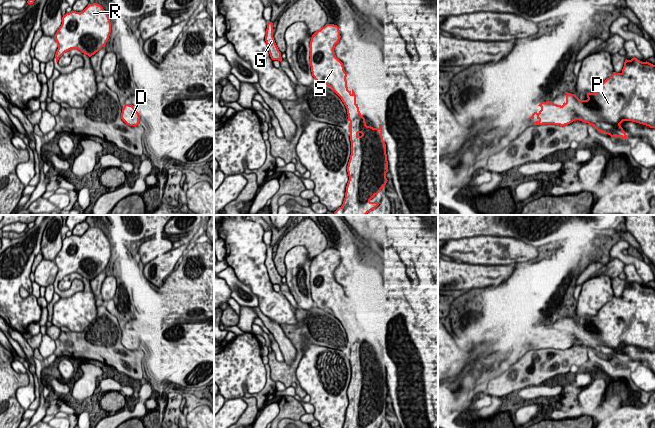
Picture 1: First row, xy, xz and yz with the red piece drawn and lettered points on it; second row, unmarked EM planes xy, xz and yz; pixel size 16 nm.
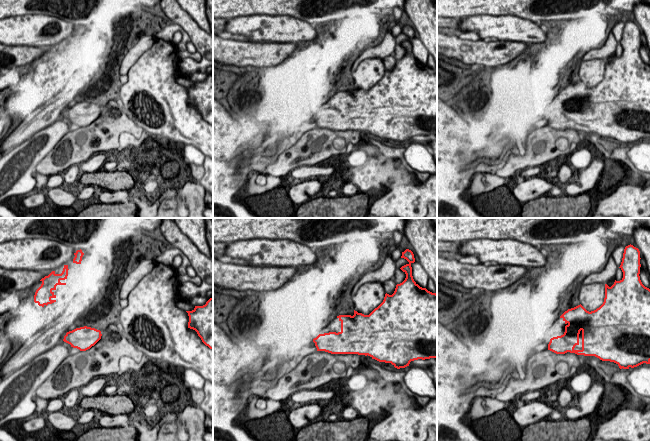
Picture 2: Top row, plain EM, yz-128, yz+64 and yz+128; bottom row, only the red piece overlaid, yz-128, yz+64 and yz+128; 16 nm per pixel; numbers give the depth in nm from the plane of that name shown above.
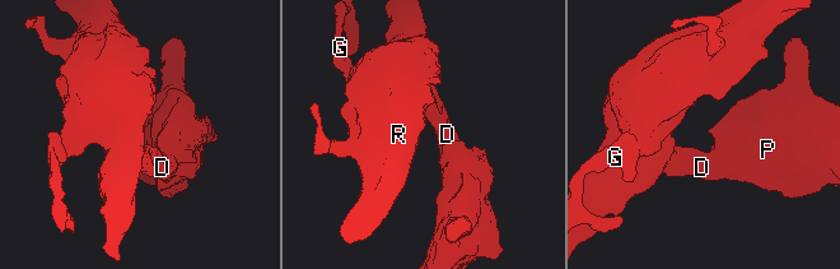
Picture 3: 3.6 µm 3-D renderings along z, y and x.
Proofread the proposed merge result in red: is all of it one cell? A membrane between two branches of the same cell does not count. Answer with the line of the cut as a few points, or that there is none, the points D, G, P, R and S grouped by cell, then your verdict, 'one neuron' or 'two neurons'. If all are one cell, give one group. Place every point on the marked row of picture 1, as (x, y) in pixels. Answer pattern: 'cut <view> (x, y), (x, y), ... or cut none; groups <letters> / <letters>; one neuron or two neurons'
cut none; groups D G P R S; one neuron

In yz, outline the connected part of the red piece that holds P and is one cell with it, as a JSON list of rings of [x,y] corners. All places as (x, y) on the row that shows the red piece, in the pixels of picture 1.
[[[633,57],[625,60],[621,73],[613,72],[598,88],[596,92],[587,93],[587,100],[580,100],[575,94],[565,92],[566,101],[563,105],[557,105],[550,101],[541,102],[538,106],[541,110],[534,112],[530,119],[537,115],[534,125],[554,124],[565,126],[575,120],[586,122],[594,126],[598,131],[611,137],[627,138],[621,123],[632,121],[655,128],[655,65],[642,62]]]

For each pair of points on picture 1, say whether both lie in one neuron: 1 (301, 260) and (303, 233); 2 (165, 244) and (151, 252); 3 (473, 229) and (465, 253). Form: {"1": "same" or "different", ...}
{"1": "different", "2": "same", "3": "different"}

